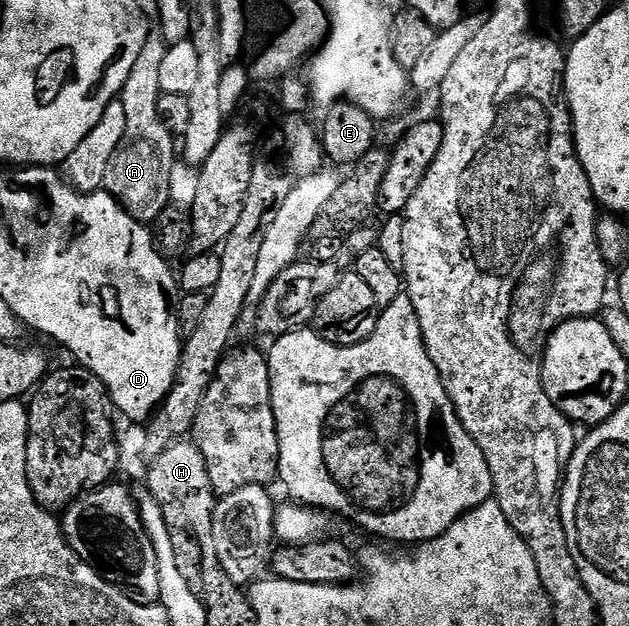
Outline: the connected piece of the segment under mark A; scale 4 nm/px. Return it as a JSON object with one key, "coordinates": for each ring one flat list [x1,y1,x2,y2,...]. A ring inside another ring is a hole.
{"coordinates":[[150,33,146,36,144,49,128,73,128,81,122,87,120,101,124,105,124,114,128,120,128,129,120,141,118,151,108,165,104,189,133,219,147,225,162,215,165,207,171,206,170,178,176,166,174,160,175,136,160,121,158,102,163,95,160,89,160,65,164,62,167,42,161,34]]}

